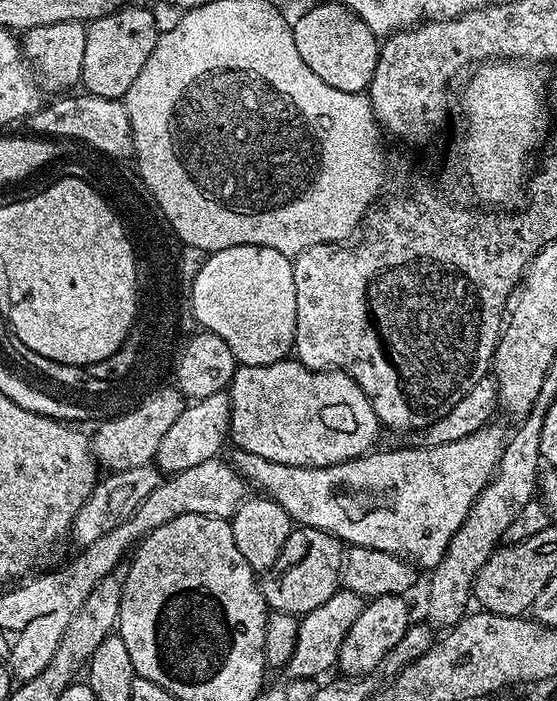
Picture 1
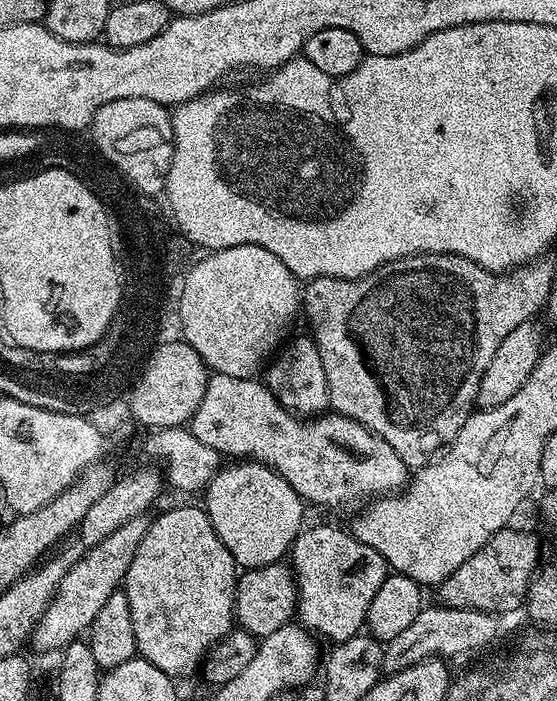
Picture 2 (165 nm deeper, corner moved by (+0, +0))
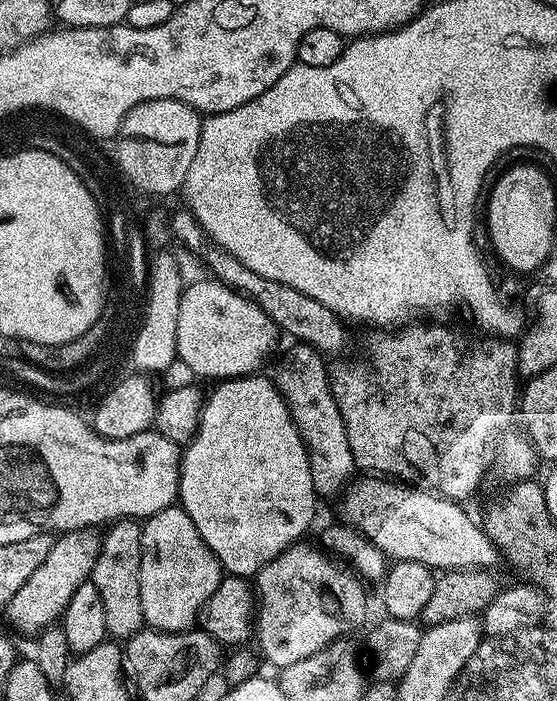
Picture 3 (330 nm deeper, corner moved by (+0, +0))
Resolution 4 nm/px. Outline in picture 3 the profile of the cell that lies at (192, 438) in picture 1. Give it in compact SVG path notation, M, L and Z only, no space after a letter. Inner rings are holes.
M95 527L79 528L57 535L42 566L38 566L38 570L34 570L34 574L26 578L22 590L18 590L18 594L14 594L8 604L6 615L9 622L18 631L32 632L31 634L38 634L43 628L53 627L63 617L70 598L74 598L74 590L89 583L94 562L100 553L101 539L101 533Z

